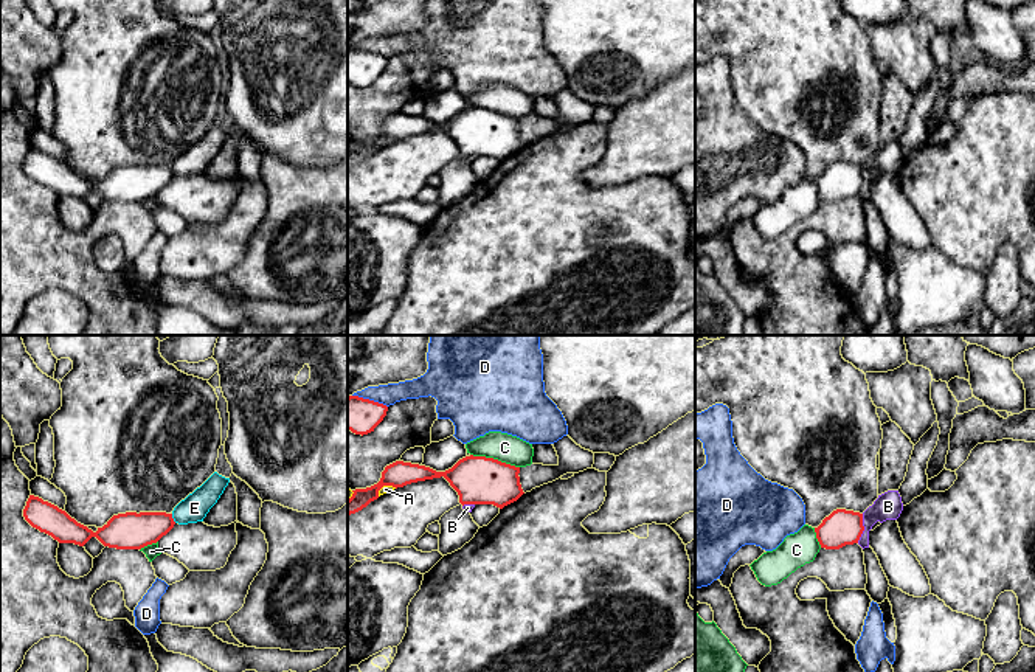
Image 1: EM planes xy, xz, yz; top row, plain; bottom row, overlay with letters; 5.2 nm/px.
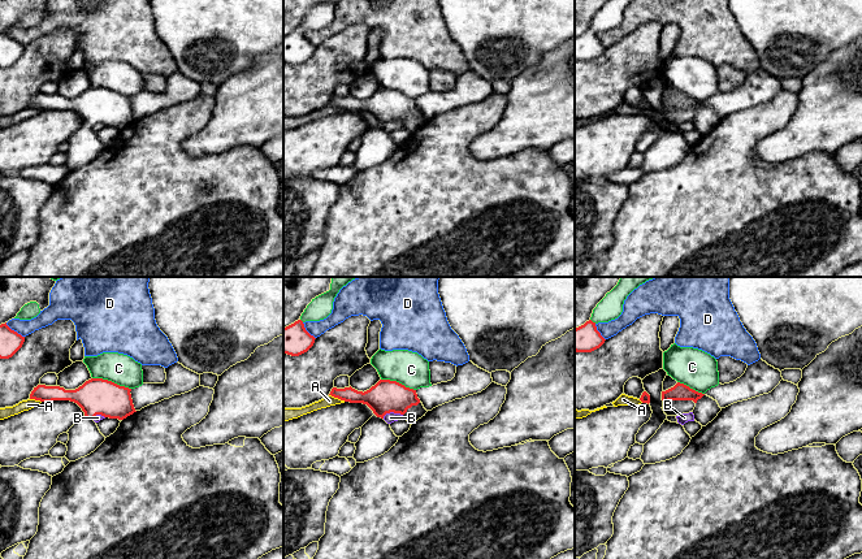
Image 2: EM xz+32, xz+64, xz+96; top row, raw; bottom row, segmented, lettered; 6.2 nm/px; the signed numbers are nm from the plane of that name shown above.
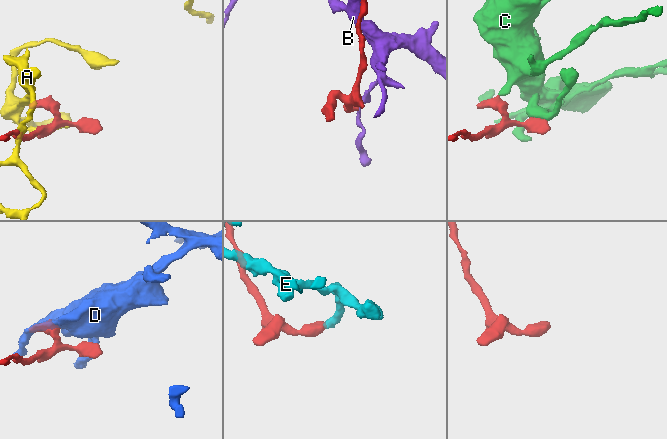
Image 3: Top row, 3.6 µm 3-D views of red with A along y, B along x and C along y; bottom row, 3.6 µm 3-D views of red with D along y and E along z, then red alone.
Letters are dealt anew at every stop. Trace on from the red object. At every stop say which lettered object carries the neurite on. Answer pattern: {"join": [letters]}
{"join": ["C"]}

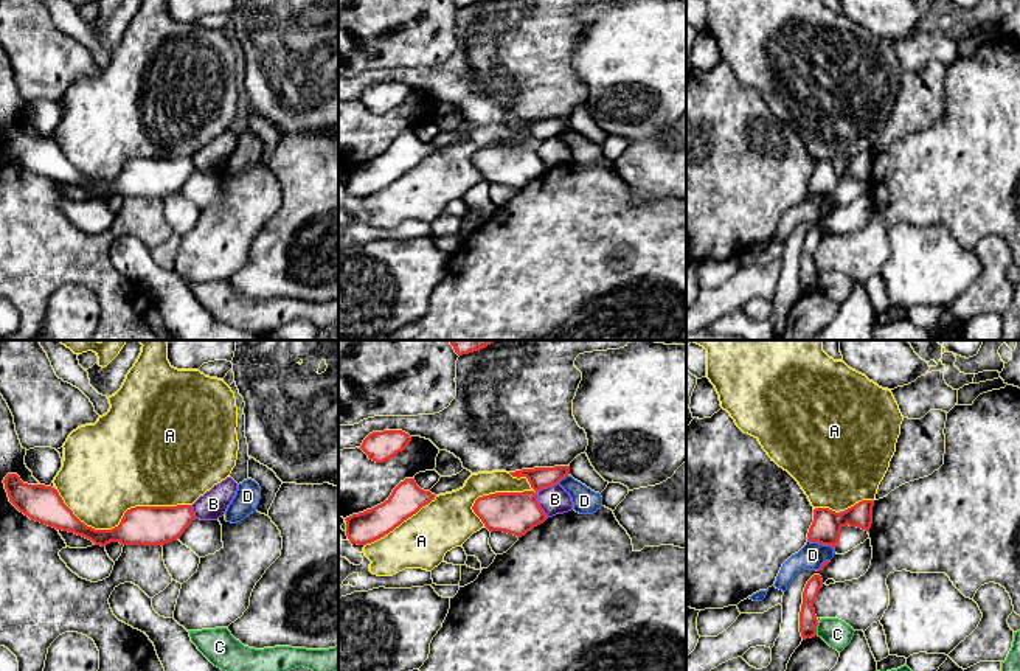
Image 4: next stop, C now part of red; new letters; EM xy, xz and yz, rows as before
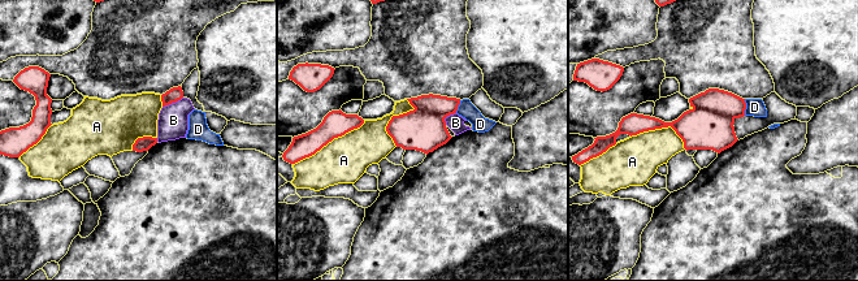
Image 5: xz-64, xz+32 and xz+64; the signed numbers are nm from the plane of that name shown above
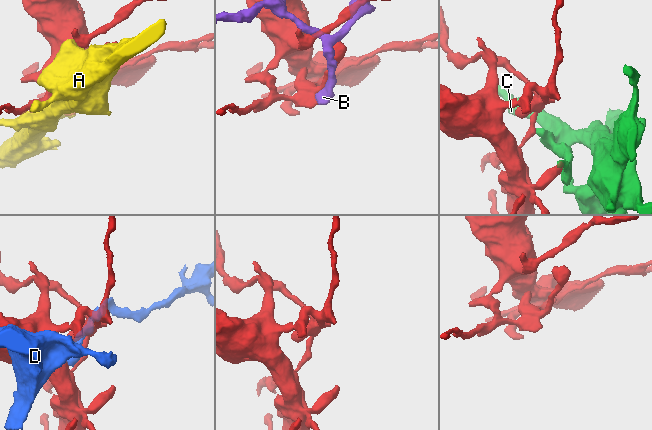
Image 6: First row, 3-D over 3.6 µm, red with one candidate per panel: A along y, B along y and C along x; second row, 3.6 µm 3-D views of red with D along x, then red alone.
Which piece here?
{"join": []}

